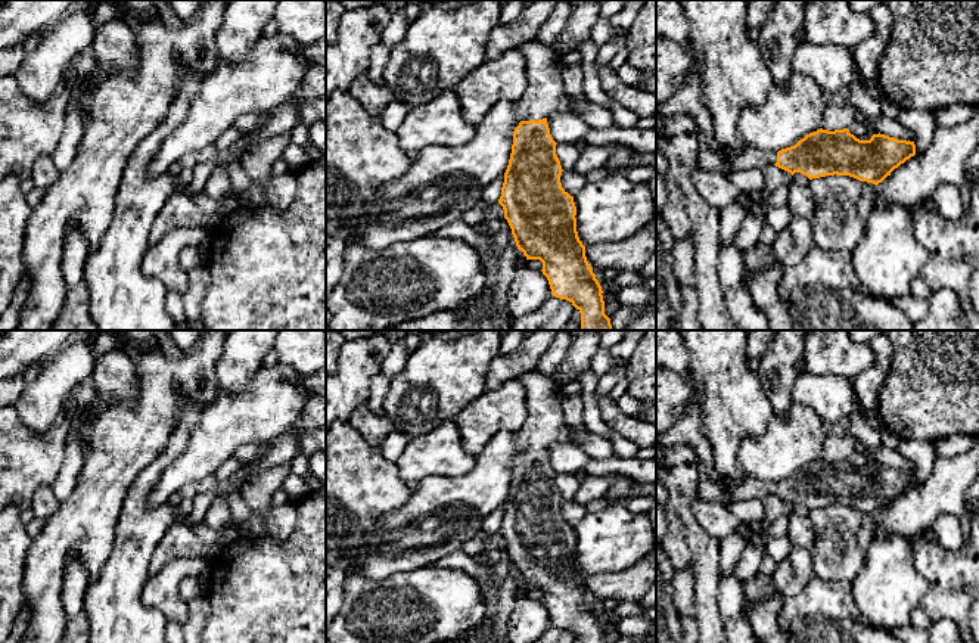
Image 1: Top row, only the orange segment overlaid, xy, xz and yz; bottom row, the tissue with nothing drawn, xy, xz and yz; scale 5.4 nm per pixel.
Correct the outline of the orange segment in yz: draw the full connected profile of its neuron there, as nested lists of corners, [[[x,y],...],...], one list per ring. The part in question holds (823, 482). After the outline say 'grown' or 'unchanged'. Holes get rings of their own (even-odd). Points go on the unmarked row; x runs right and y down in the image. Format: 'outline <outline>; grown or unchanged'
outline [[[696,407],[686,413],[663,434],[659,444],[687,444],[699,462],[699,496],[711,503],[736,503],[742,500],[776,496],[792,506],[801,503],[809,510],[826,506],[849,506],[860,512],[882,513],[891,503],[916,485],[914,472],[898,470],[885,465],[873,465],[870,470],[860,470],[843,460],[817,460],[806,465],[795,476],[778,482],[745,476],[739,485],[715,482],[712,479],[712,445],[703,432],[703,417]]]; grown

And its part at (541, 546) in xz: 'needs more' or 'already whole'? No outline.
needs more

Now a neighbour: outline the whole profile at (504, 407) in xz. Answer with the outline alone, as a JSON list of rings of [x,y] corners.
[[[509,379],[484,391],[453,416],[463,448],[478,454],[500,431],[518,431],[528,413],[526,391],[520,379]]]

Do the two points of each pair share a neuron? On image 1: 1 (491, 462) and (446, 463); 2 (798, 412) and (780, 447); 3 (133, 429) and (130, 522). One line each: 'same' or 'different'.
1: different
2: same
3: different

